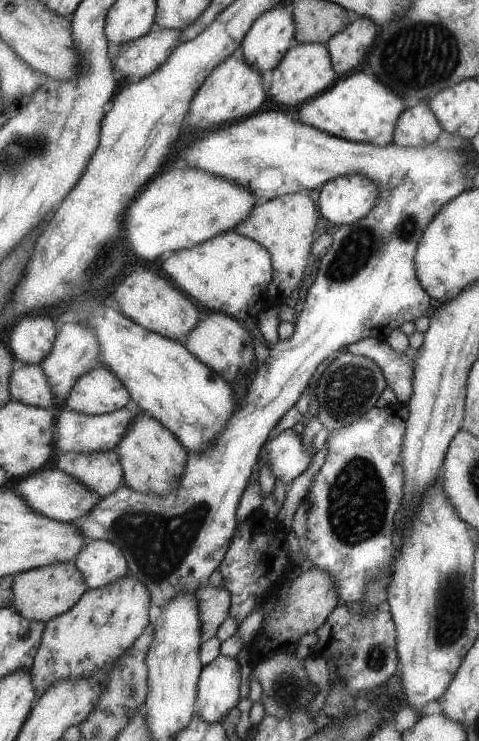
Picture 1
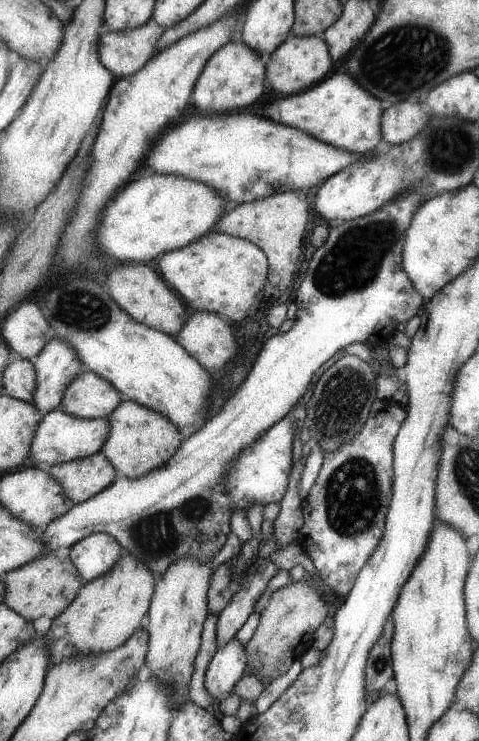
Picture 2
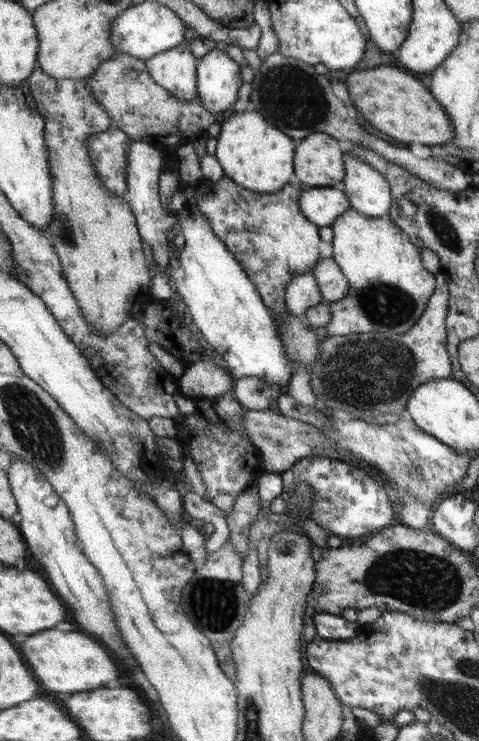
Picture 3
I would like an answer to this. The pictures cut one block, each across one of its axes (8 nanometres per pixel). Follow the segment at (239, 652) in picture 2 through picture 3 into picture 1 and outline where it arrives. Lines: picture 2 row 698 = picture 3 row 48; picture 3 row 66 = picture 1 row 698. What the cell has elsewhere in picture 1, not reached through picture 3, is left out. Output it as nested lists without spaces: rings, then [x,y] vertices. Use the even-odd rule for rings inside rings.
[[[220,654],[215,660],[206,664],[202,670],[200,689],[198,690],[198,714],[206,722],[218,722],[229,717],[228,712],[233,710],[240,700],[240,668],[234,658]]]

